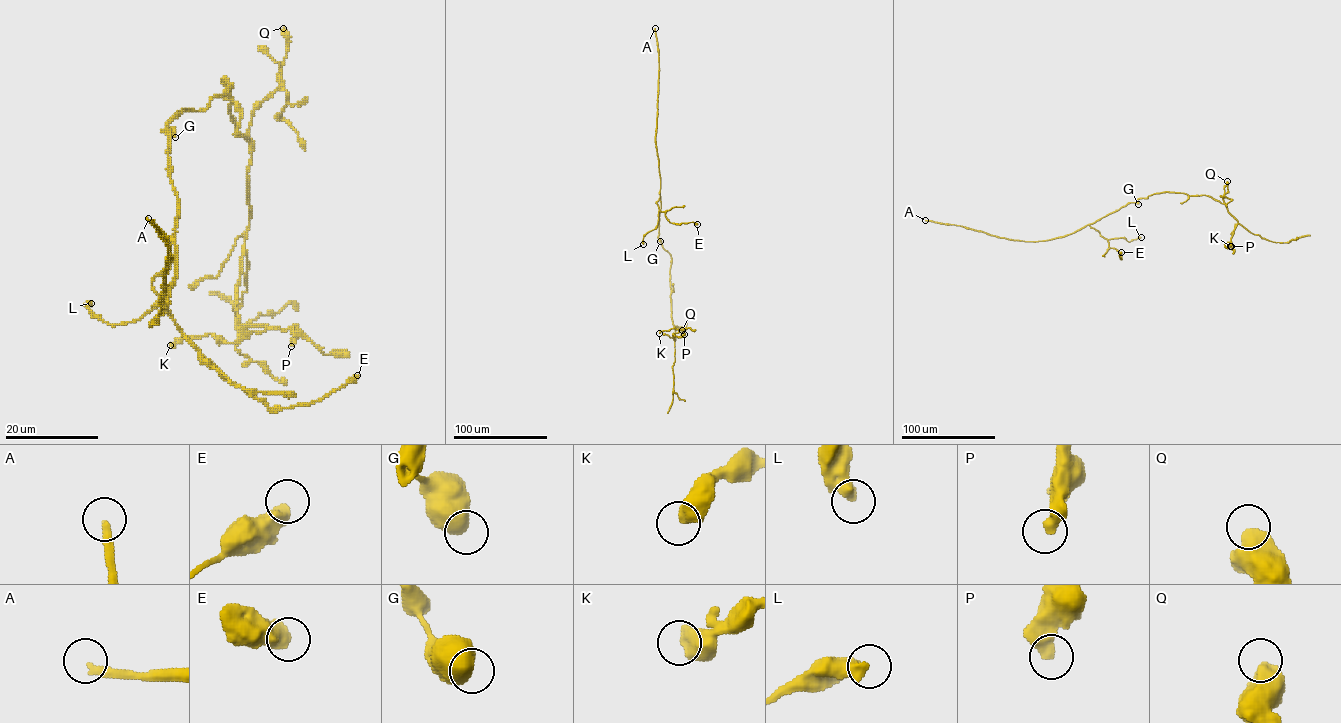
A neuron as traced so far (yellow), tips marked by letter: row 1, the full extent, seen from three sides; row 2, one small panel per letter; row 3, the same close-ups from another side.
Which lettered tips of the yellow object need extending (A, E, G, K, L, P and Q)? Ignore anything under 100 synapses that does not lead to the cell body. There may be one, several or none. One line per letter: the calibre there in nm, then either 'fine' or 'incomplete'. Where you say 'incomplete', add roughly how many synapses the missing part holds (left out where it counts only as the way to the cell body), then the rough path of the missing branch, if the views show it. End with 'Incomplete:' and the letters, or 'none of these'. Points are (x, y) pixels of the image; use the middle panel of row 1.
A: calibre 280 nm; incomplete; 500 synapses
E: calibre 550 nm; fine
G: calibre 650 nm; fine
K: calibre 700 nm; fine
L: calibre 500 nm; fine
P: calibre 460 nm; fine
Q: calibre 650 nm; fine
Incomplete: A

